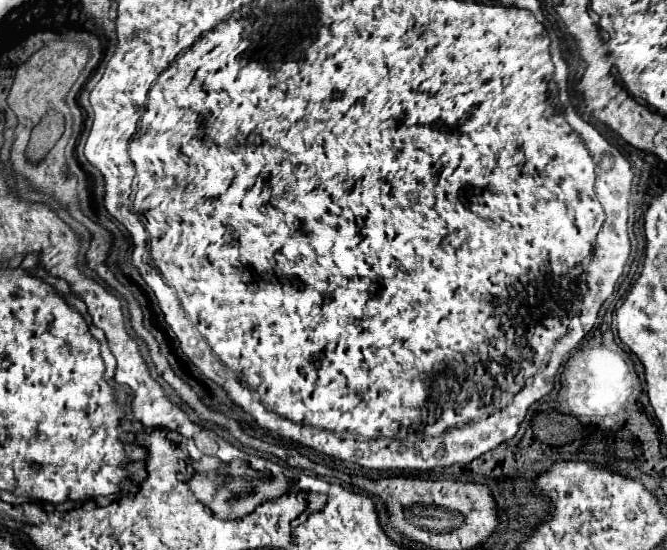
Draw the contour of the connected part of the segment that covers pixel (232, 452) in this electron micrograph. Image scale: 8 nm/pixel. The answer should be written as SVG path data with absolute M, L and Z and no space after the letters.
M233 445L221 447L221 453L217 453L217 457L219 457L223 463L227 463L229 459L245 459L245 461L251 461L251 459L247 459L247 457L249 457L247 453L239 453Z

